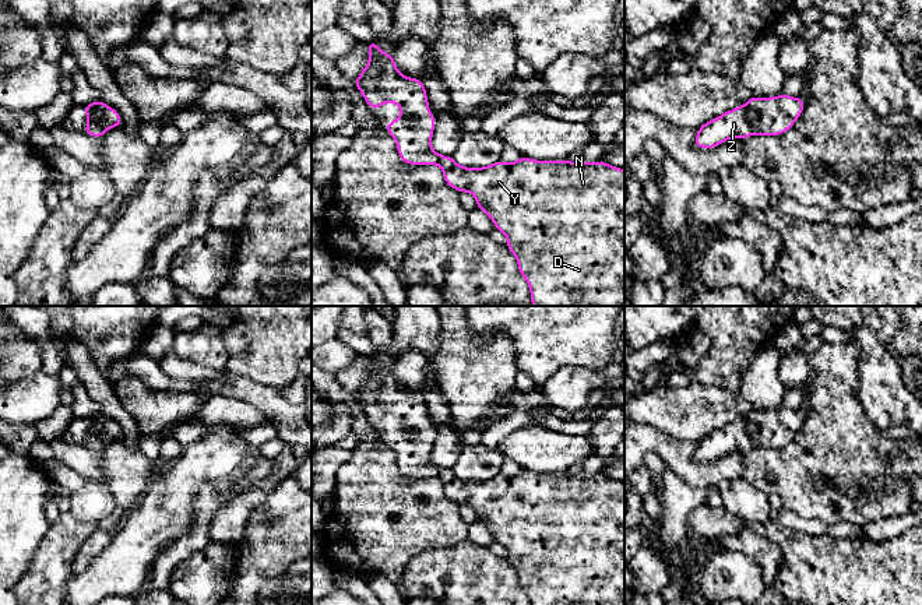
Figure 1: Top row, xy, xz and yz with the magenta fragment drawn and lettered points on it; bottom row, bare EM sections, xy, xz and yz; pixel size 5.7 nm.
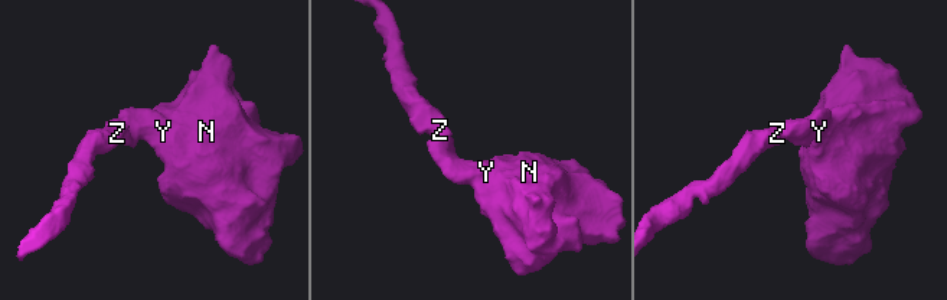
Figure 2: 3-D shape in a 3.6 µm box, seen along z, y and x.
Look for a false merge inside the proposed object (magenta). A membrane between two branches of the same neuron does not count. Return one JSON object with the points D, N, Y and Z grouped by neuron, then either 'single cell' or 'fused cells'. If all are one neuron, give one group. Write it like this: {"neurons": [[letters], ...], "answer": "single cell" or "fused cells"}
{"neurons": [["D", "N", "Y", "Z"]], "answer": "single cell"}

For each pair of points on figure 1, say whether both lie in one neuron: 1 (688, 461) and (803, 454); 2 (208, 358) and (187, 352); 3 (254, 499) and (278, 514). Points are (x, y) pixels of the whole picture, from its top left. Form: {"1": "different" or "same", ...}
{"1": "different", "2": "same", "3": "different"}

